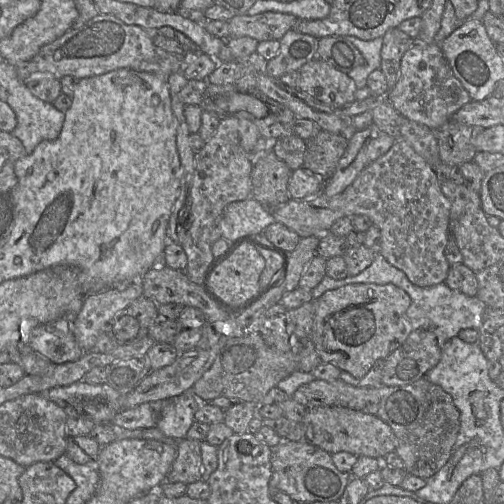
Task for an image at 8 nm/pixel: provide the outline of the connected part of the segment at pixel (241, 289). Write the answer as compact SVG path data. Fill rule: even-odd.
M241 244L209 277L209 286L230 308L236 309L257 291L265 260L253 245Z

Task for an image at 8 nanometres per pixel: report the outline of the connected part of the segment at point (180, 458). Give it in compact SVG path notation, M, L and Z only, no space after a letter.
M184 438L177 441L177 454L166 480L186 485L202 479L202 458L199 441Z

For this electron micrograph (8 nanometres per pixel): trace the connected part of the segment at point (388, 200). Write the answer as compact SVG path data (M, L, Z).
M396 139L387 153L361 171L354 182L336 196L319 193L306 199L289 199L271 210L275 221L296 232L300 238L322 235L328 232L335 221L342 217L366 215L381 232L381 254L391 265L405 273L408 280L419 287L445 283L450 264L445 249L451 234L451 204L441 190L440 181L429 165L403 139Z

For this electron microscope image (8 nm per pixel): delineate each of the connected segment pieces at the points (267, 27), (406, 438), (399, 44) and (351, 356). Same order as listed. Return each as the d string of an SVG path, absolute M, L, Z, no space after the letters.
M281 12L234 15L229 21L230 37L251 37L258 42L280 40L298 22L294 15Z
M426 378L402 386L381 384L369 387L353 386L340 379L333 381L314 379L301 385L291 398L305 407L343 406L379 417L391 427L396 436L397 446L395 452L401 457L405 470L408 474L425 480L436 474L447 463L460 431L460 412L451 395Z
M399 27L389 29L382 37L381 71L384 73L389 90L395 86L400 75L401 59L415 40Z
M355 283L328 290L315 299L311 337L321 362L332 363L339 369L361 378L378 359L385 359L403 344L413 330L407 319L409 295L394 284Z

